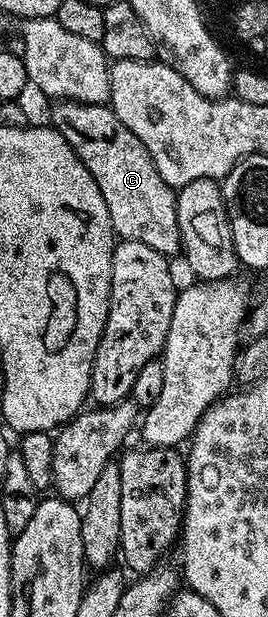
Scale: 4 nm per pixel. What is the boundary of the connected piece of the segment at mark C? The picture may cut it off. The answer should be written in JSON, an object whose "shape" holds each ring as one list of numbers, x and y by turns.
{"shape":[[57,101,54,104,52,128,58,129,67,139,67,143,79,155,83,167,91,171,91,179,99,183,99,191,103,199,107,199,107,211,111,211,113,232,118,238,127,241,142,241,147,247,155,247,155,251,166,255,181,253,181,236,179,235,179,219,177,218,177,194,159,175,147,147,114,115,108,104,83,105,73,101]]}

